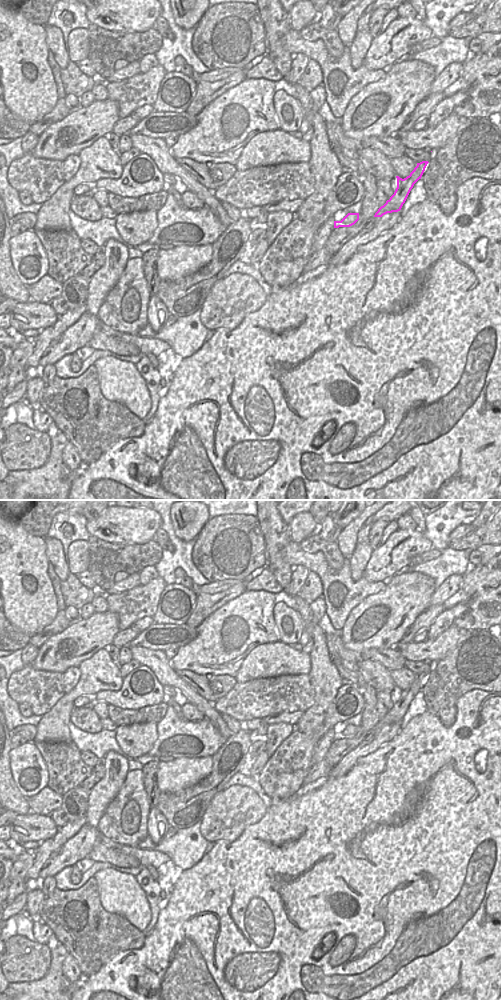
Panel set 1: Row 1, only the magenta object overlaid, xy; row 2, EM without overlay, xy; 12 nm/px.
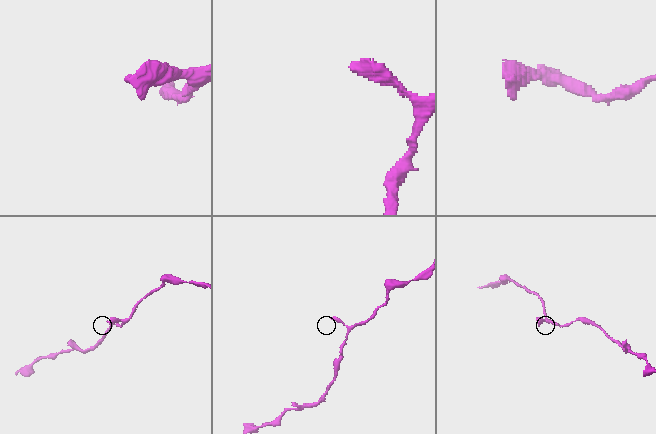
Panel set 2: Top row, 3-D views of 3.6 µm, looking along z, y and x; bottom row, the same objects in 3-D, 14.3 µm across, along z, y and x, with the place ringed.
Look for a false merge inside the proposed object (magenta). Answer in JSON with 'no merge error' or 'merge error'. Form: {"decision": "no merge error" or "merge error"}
{"decision": "no merge error"}

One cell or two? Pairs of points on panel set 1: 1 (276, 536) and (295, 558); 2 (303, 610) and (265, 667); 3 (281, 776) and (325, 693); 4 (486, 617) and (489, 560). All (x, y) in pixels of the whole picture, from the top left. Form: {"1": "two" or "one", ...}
{"1": "two", "2": "two", "3": "two", "4": "one"}

